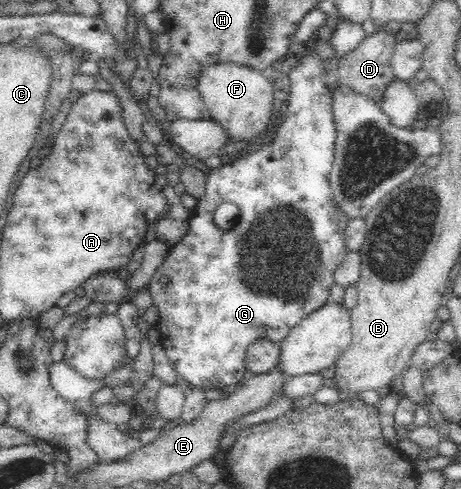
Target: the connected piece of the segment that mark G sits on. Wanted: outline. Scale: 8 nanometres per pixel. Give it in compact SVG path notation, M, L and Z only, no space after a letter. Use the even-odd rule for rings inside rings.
M313 47L300 58L298 62L289 70L287 77L289 80L287 105L282 121L275 129L272 140L261 143L251 154L233 160L231 163L221 165L215 170L207 173L204 195L198 199L198 203L192 211L188 232L176 244L171 246L170 253L154 273L152 280L147 284L153 300L153 306L158 311L158 323L156 328L160 330L160 343L164 347L166 354L172 362L172 366L178 376L182 376L186 382L197 386L197 388L227 389L235 387L247 377L248 372L245 368L245 352L252 343L259 338L264 337L274 343L278 343L288 336L292 328L314 313L318 308L324 307L328 302L328 290L332 284L335 284L335 270L342 264L346 258L347 247L345 246L345 228L349 224L348 216L341 212L341 209L334 201L329 177L332 170L333 160L335 159L335 138L337 135L335 122L333 119L333 90L335 84L330 75L332 67L329 60L324 60ZM222 203L234 203L239 209L240 214L237 217L237 223L229 230L223 230L212 222L216 208ZM162 278L168 279L166 284L162 284Z

